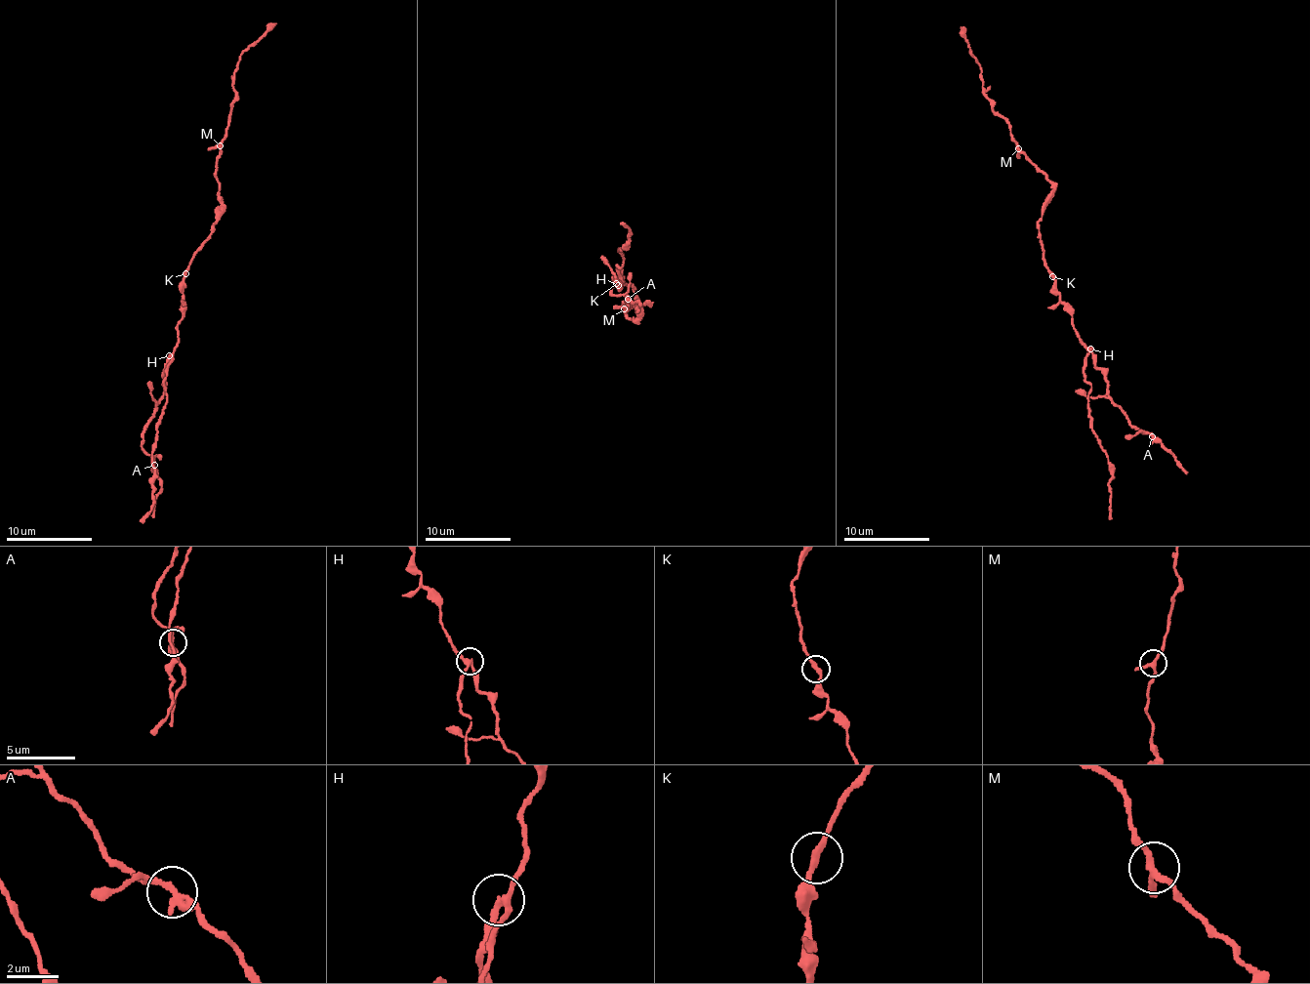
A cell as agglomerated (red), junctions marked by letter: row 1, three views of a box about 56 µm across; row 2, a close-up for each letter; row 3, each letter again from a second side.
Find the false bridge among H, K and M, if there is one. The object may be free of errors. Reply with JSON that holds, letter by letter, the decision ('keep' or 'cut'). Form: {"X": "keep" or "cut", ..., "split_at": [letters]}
{"H": "cut", "K": "keep", "M": "keep", "split_at": ["H"]}

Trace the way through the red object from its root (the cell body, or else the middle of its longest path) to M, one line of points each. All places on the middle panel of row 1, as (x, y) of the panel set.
M: (617, 283), (634, 286), (633, 305), (638, 314), (636, 322), (628, 318), (624, 308)

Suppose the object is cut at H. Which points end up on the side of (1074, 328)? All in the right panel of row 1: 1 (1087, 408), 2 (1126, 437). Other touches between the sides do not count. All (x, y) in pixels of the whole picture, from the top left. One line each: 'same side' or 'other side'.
1: same side
2: other side

